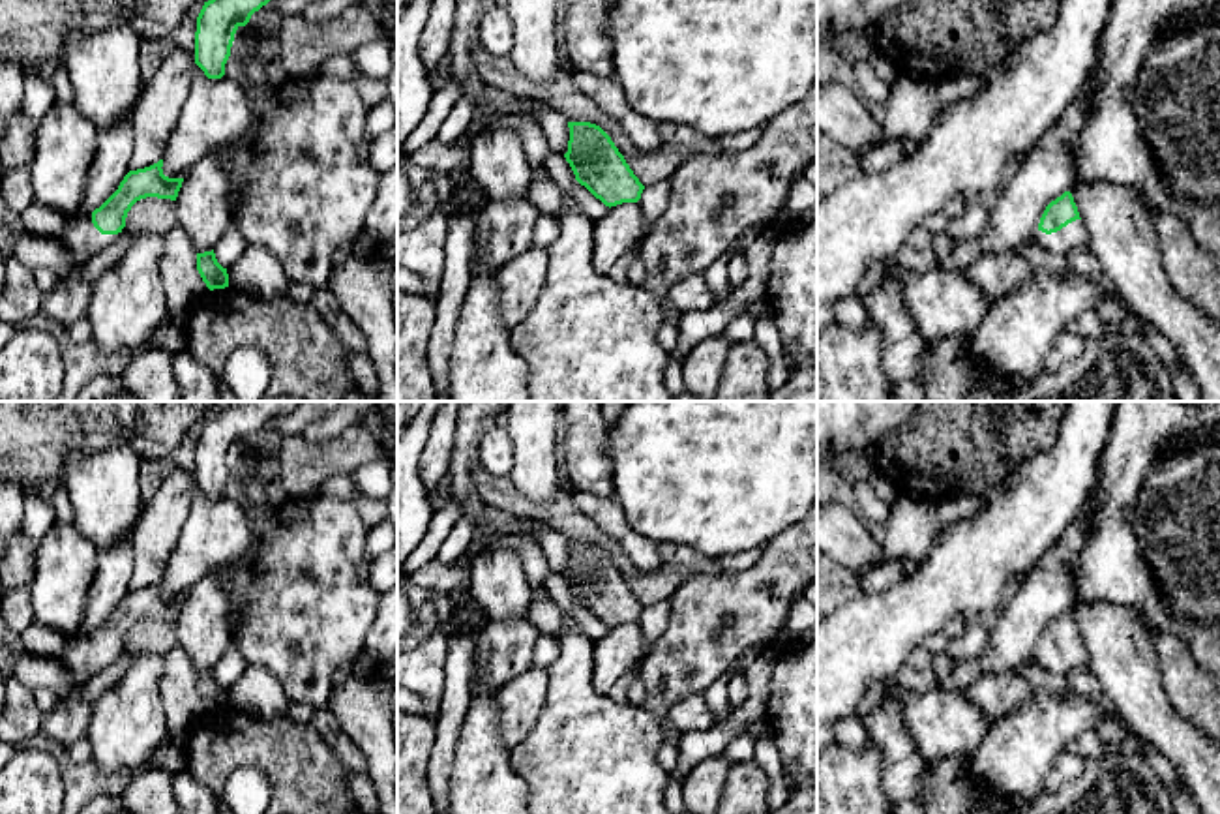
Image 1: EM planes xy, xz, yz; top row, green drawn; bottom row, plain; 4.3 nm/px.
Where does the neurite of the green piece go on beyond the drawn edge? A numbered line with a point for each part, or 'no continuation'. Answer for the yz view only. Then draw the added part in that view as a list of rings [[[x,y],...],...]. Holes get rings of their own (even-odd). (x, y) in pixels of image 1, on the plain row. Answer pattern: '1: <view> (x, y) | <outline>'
1: yz (1074, 655) | [[[1076,640],[1057,653],[1034,653],[1034,660],[1051,673],[1066,675],[1074,668],[1089,668],[1089,656],[1081,640]]]

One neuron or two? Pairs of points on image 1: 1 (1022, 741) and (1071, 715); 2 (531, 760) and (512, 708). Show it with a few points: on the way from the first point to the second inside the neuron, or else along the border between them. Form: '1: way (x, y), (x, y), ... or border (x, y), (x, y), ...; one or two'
1: way (1033, 736), (1044, 724), (1059, 721); one
2: border (544, 698), (535, 726), (510, 751); two

